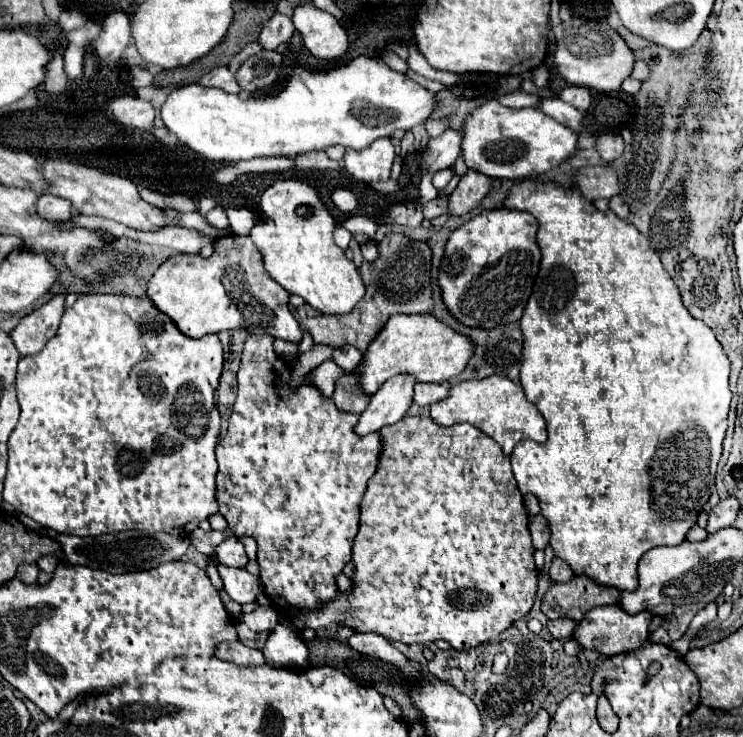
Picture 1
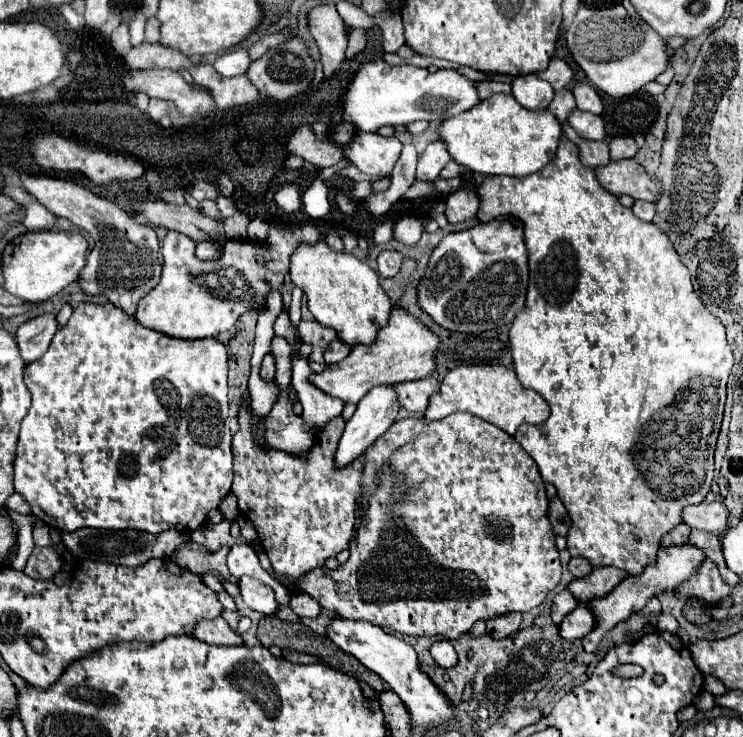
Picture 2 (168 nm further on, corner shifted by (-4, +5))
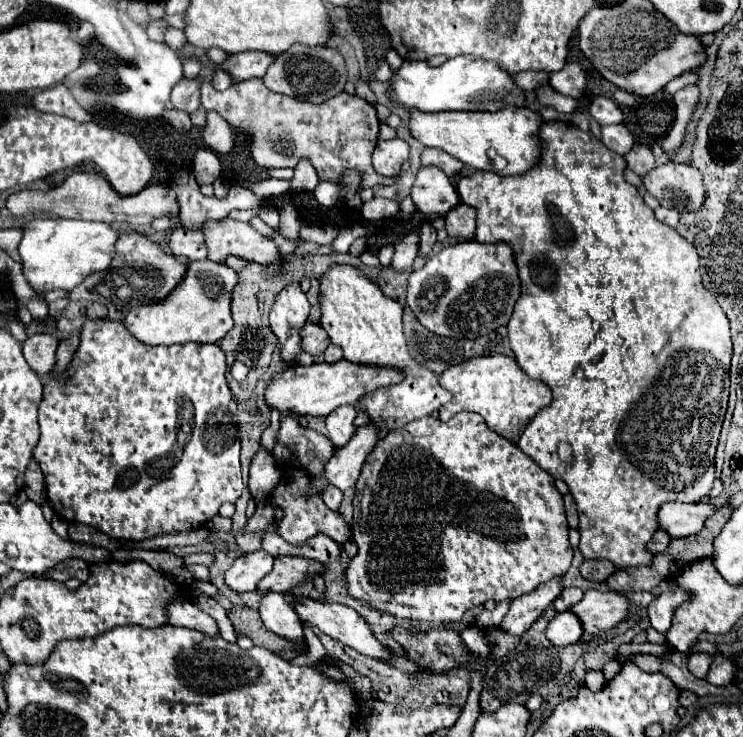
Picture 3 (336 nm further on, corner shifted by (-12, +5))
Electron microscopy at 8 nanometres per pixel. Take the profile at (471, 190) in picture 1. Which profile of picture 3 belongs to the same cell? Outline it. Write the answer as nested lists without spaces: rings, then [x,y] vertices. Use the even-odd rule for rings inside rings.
[[[458,204],[452,212],[444,216],[446,220],[446,232],[452,238],[472,240],[476,230],[476,212],[474,208],[468,208],[466,204]]]

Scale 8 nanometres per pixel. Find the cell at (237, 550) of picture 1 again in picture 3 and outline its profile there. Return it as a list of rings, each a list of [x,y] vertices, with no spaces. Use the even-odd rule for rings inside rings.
[[[264,550],[244,554],[226,570],[224,582],[228,584],[230,590],[238,594],[252,592],[258,580],[262,580],[272,570],[272,564],[274,564],[274,558]]]

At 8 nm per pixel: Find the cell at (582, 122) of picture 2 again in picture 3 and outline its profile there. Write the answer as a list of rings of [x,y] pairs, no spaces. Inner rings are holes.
[[[616,124],[616,126],[602,126],[602,142],[614,150],[616,154],[628,154],[634,148],[634,136],[628,132],[628,128],[624,124]]]

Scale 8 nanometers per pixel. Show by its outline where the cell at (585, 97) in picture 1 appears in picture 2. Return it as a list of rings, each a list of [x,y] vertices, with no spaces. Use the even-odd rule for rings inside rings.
[[[574,84],[572,88],[572,94],[576,98],[576,106],[580,110],[586,110],[586,112],[592,112],[592,114],[602,114],[602,100],[598,96],[598,92],[590,86],[590,84]]]

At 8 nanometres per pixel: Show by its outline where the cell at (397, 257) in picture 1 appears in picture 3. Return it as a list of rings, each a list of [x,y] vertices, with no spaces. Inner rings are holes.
[[[306,322],[302,326],[302,330],[300,330],[300,348],[302,348],[302,352],[318,356],[326,350],[328,344],[330,344],[328,334],[324,332],[324,328],[320,324]]]

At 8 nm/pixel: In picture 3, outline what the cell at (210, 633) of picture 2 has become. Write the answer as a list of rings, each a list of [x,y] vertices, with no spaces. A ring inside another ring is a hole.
[[[176,598],[166,606],[166,612],[168,612],[168,624],[172,626],[186,626],[186,628],[210,634],[210,636],[218,634],[216,622],[190,600]]]

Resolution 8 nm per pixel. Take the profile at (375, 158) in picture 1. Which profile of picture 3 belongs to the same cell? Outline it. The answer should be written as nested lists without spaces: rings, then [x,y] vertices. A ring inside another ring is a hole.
[[[400,138],[394,140],[378,140],[374,154],[372,154],[372,166],[382,176],[398,176],[402,170],[402,164],[408,160],[408,144]]]

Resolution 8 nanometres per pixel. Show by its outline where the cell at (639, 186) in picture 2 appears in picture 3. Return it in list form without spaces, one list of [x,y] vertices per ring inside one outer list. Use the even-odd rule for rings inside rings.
[[[666,162],[644,176],[644,190],[654,194],[662,206],[678,212],[696,212],[706,200],[702,172],[688,164]]]

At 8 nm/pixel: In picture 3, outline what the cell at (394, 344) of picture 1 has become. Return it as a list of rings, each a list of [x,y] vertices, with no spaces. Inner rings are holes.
[[[340,360],[334,364],[312,364],[312,366],[294,366],[276,374],[264,388],[264,402],[268,408],[276,408],[282,416],[328,416],[338,406],[356,404],[364,394],[372,394],[382,386],[390,386],[402,380],[402,374],[386,368],[368,368],[358,364],[348,364]]]

